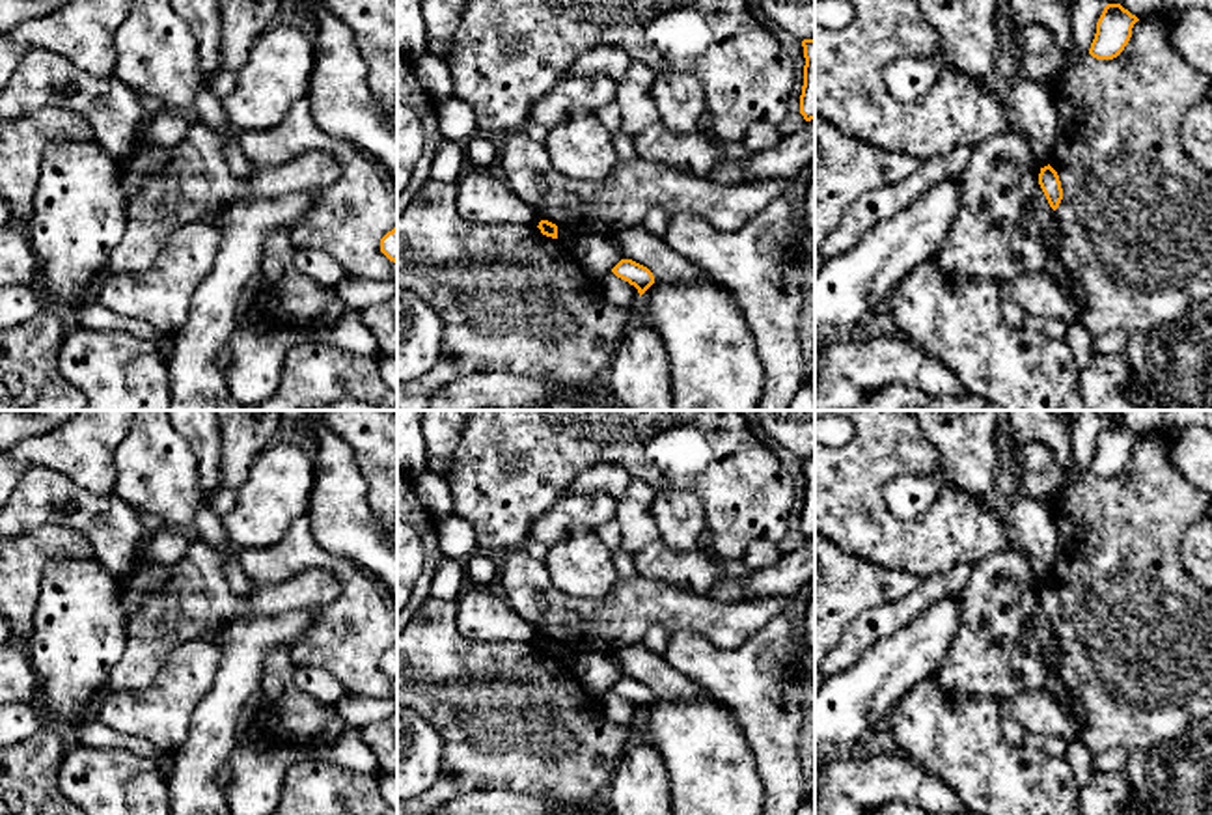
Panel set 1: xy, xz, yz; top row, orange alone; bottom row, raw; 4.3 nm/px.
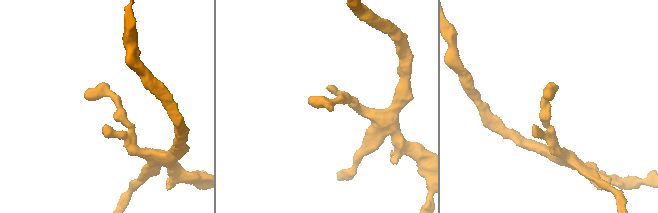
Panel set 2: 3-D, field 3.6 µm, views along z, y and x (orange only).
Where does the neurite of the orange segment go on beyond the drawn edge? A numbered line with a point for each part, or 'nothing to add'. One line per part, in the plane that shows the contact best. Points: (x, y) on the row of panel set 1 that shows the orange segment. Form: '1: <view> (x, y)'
nothing to add

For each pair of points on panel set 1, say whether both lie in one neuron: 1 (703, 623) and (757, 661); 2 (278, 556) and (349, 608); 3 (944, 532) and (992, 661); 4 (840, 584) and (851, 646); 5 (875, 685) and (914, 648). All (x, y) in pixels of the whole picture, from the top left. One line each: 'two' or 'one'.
1: two
2: one
3: two
4: two
5: one

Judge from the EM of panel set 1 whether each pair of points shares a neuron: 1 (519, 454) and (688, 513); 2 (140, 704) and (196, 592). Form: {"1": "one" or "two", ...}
{"1": "two", "2": "two"}

